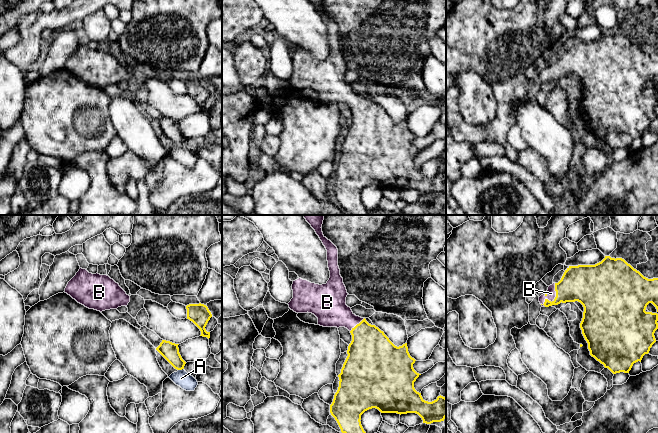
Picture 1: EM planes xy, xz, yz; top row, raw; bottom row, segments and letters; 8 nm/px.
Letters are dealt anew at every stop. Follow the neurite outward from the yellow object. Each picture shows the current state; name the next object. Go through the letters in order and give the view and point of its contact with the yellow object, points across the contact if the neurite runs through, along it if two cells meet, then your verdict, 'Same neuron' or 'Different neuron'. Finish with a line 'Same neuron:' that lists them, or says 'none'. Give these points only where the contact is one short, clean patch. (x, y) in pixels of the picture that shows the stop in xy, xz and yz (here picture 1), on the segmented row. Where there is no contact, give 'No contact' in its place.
A: Touches yellow at xy (180, 369). Boundary: xy (183, 368), (178, 370). Different neuron
B: Touches yellow at yz (555, 298). Path across: yz (582, 283), (562, 291), (555, 298), (551, 293). Same neuron
Same neuron: B

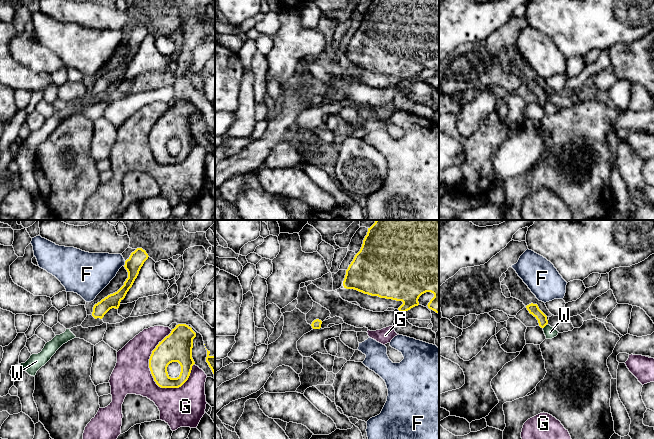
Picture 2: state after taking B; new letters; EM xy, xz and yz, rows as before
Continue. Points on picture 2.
F: Touches yellow at xy (125, 263). Different neuron
G: Touches yellow at xy (149, 359). Different neuron
W: Touches yellow at yz (545, 325). Boundary: yz (547, 323), (543, 328). Different neuron
Same neuron: none

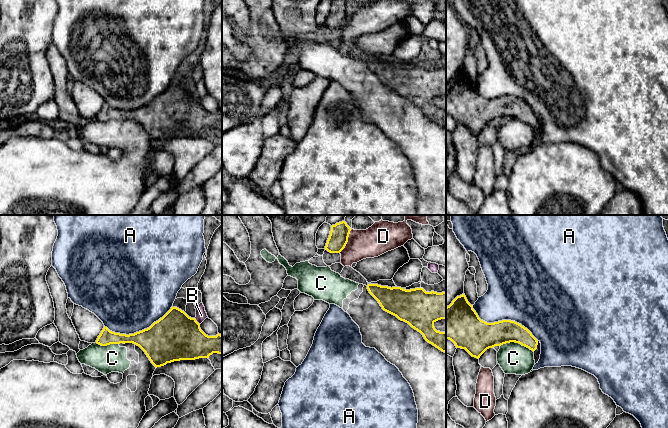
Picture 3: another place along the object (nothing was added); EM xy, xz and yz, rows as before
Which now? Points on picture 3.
A: Touches yellow at yz (502, 320). Different neuron
B: Touches yellow at xy (196, 321). Boundary: xy (194, 318), (199, 324). Different neuron
C: Touches yellow at yz (517, 342). Boundary: yz (500, 345), (506, 342), (518, 342), (533, 352). Different neuron
D: Touches yellow at xz (347, 241). Boundary: xz (351, 230), (346, 245), (339, 252). Different neuron
Same neuron: none

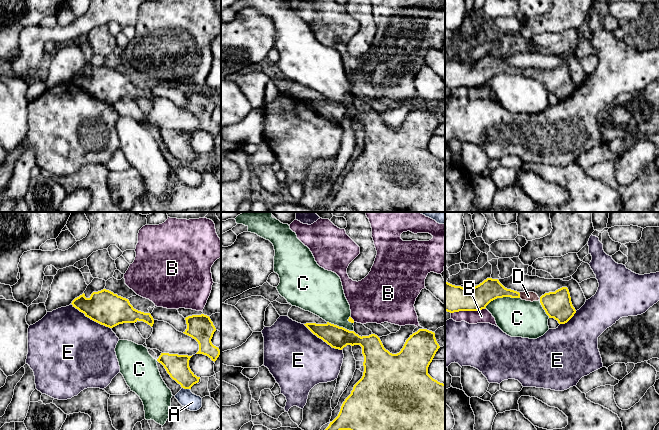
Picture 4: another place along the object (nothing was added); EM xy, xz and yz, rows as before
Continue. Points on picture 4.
A: Touches yellow at xy (186, 388). Boundary: xy (182, 387), (189, 389). Different neuron
B: Touches yellow at yz (467, 310). Different neuron
C: Touches yellow at yz (501, 297). Different neuron
D: Touches yellow at yz (519, 295). Path across: yz (490, 289), (519, 295), (528, 296). Same neuron
E: Touches yellow at xy (91, 319). Boundary: xy (71, 303), (86, 316), (110, 328). Different neuron
Same neuron: D

